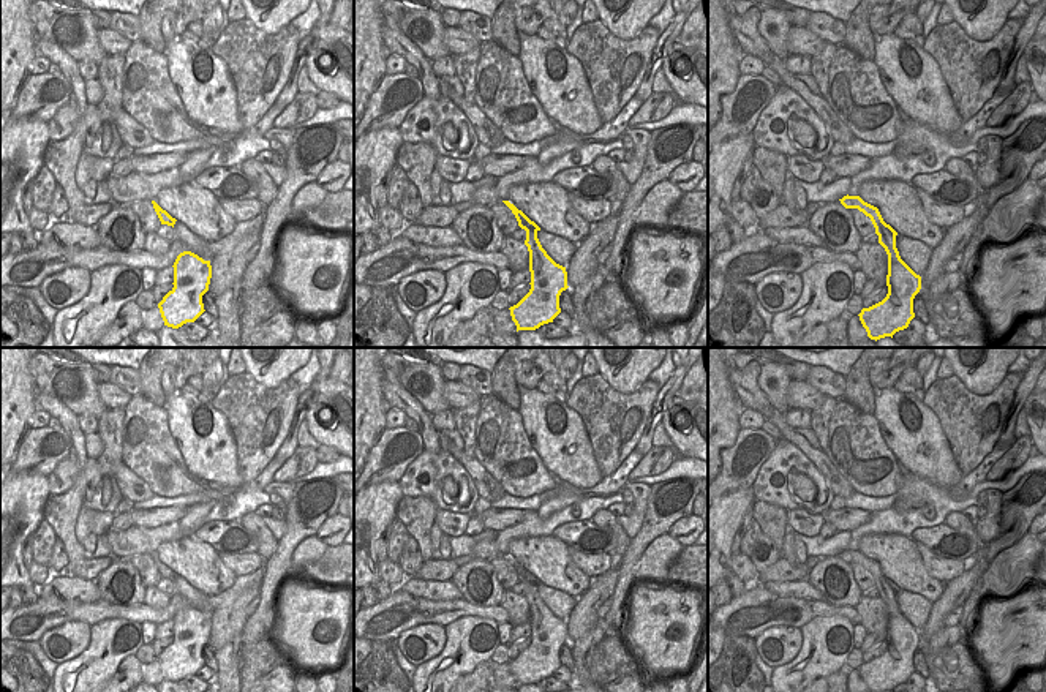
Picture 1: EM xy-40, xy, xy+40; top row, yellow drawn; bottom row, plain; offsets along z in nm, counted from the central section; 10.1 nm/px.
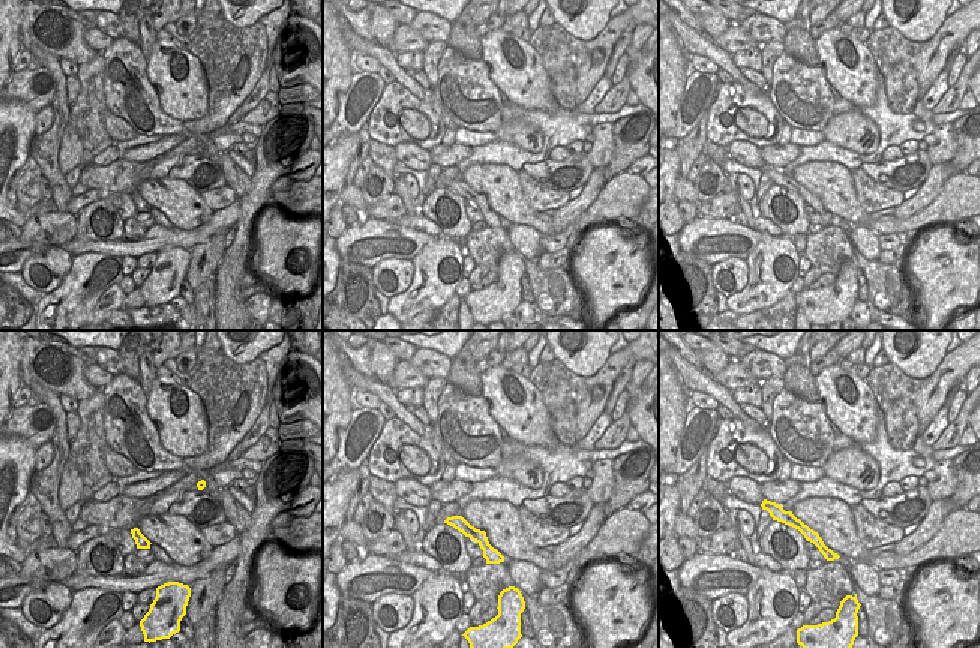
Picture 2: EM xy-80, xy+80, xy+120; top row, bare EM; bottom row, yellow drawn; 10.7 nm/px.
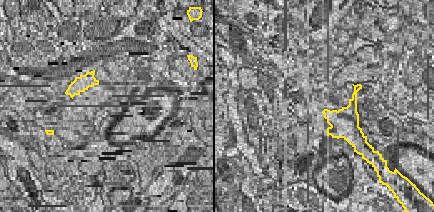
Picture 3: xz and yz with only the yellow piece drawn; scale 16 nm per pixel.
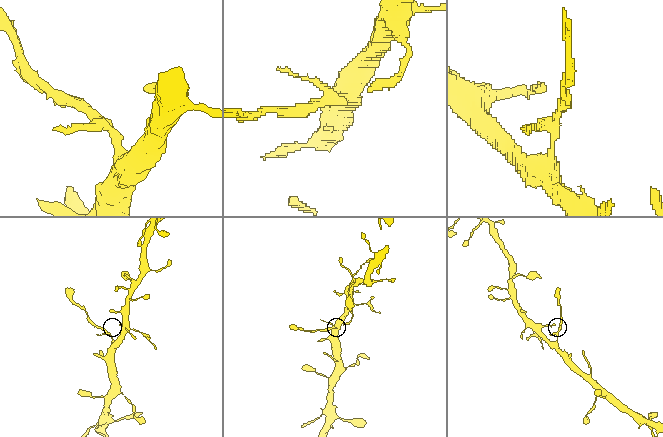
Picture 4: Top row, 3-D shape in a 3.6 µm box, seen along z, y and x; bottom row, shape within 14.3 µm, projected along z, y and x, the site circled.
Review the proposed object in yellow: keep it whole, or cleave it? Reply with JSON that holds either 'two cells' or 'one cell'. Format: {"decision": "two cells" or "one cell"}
{"decision": "two cells"}

